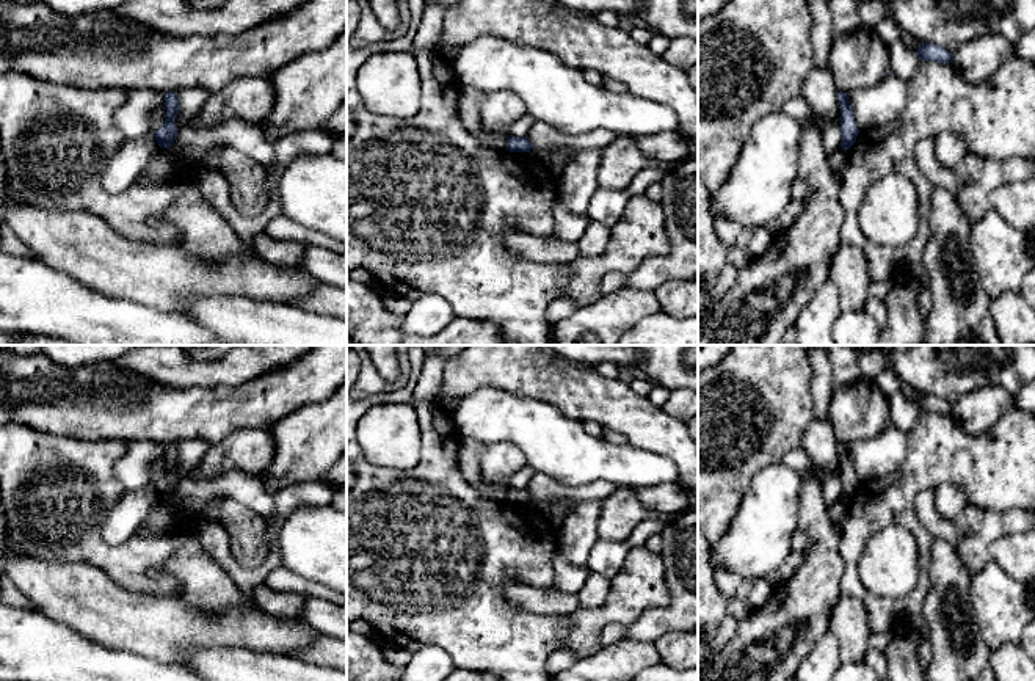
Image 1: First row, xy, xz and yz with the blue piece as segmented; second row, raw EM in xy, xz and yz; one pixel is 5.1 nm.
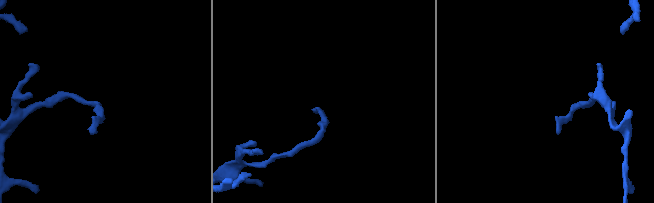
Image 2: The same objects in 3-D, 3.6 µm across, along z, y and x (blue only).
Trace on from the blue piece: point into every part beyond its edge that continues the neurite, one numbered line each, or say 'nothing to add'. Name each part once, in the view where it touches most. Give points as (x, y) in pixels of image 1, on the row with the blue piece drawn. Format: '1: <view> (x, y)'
nothing to add

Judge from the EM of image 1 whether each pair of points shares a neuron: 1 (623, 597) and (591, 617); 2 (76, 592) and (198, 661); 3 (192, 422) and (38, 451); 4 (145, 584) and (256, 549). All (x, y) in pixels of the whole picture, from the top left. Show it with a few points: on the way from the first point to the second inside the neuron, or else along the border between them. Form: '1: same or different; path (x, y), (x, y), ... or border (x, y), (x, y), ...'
1: same; path (615, 604), (599, 617)
2: different; border (218, 645), (187, 648), (177, 661)
3: different; border (72, 438), (119, 438), (127, 443)
4: different; border (218, 523), (240, 564), (259, 565), (265, 559)

